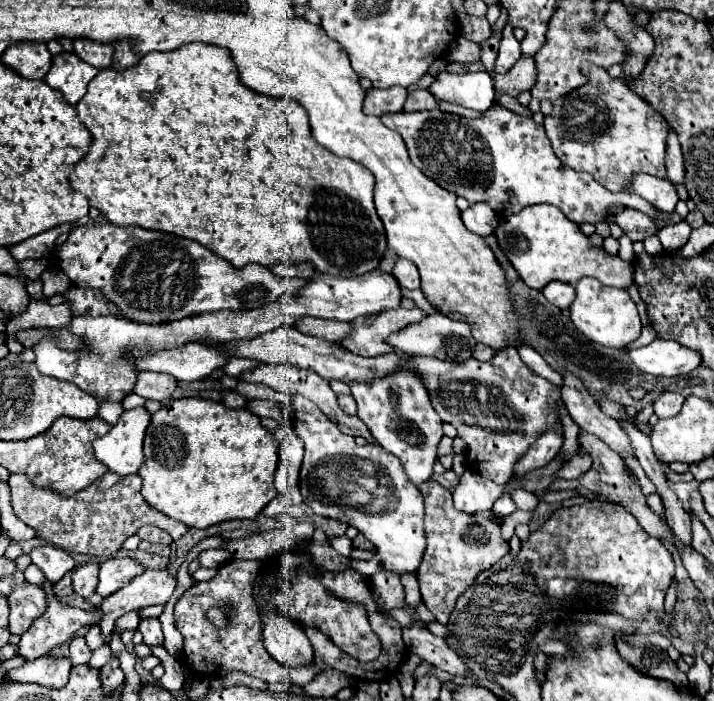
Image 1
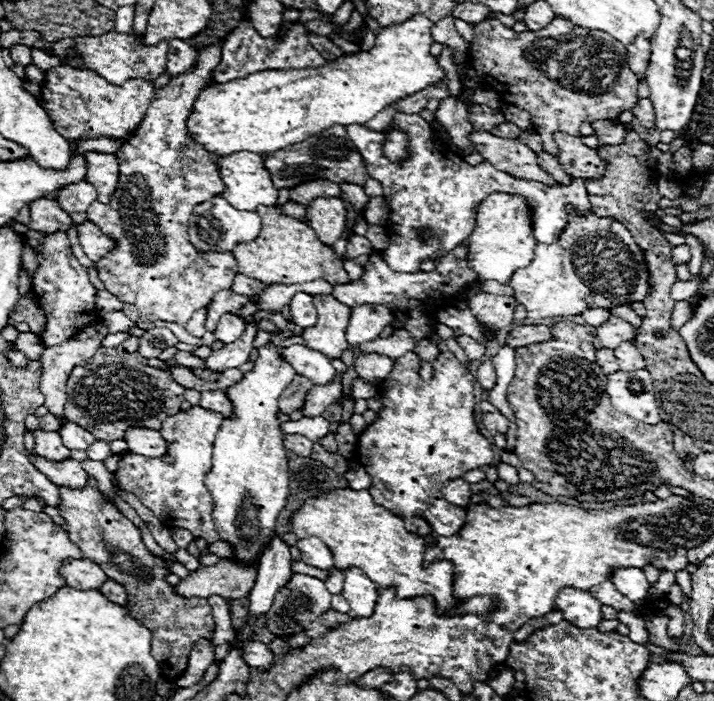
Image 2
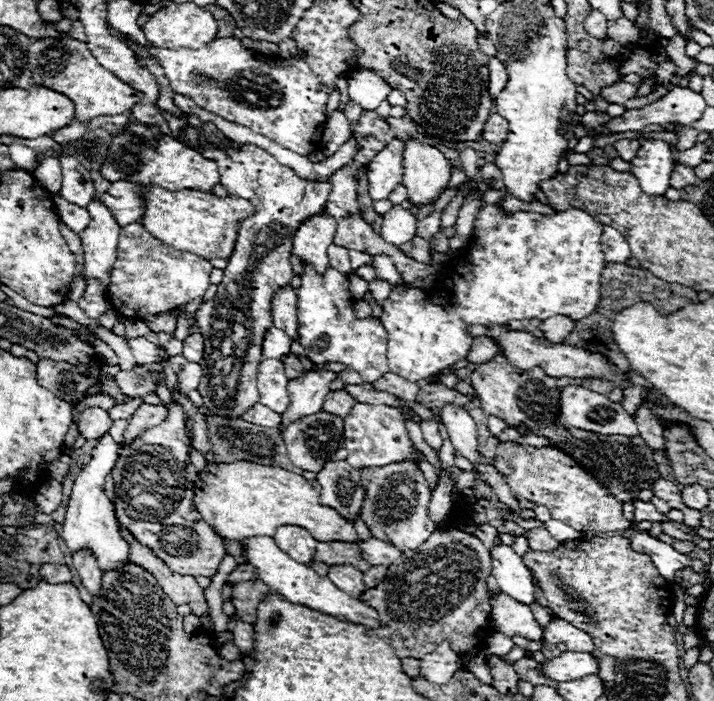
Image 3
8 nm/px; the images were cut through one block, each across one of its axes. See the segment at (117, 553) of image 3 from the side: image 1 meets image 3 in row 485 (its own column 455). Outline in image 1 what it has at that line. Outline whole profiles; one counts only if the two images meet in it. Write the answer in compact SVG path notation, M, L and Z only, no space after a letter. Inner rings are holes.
M440 72L436 82L430 86L430 92L434 98L472 108L476 112L486 112L494 104L494 82L486 72Z

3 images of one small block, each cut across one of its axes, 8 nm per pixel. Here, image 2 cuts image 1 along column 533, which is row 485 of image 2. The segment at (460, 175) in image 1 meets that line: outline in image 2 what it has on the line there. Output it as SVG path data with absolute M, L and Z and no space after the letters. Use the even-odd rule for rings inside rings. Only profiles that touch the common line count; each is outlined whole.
M192 406L190 410L180 410L170 416L170 420L162 422L162 438L168 444L166 456L146 458L132 452L126 452L118 462L114 472L118 484L138 496L138 500L154 512L154 516L166 524L168 528L186 528L194 538L204 538L208 544L222 540L216 532L212 510L214 500L204 486L204 476L212 468L212 448L214 438L224 422L224 416L212 410L204 410L200 406Z

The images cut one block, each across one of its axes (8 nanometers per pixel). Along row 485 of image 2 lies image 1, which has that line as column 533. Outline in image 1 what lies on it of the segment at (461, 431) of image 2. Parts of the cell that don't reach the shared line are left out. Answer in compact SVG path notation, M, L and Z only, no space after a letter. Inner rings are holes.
M514 346L500 350L492 360L480 362L468 358L464 362L444 362L440 358L414 358L412 368L422 374L424 384L430 392L432 404L438 416L458 430L458 436L468 444L466 466L478 470L482 476L496 484L506 484L514 476L516 462L528 452L528 446L542 434L542 426L550 424L550 396L560 396L560 388L532 372Z

